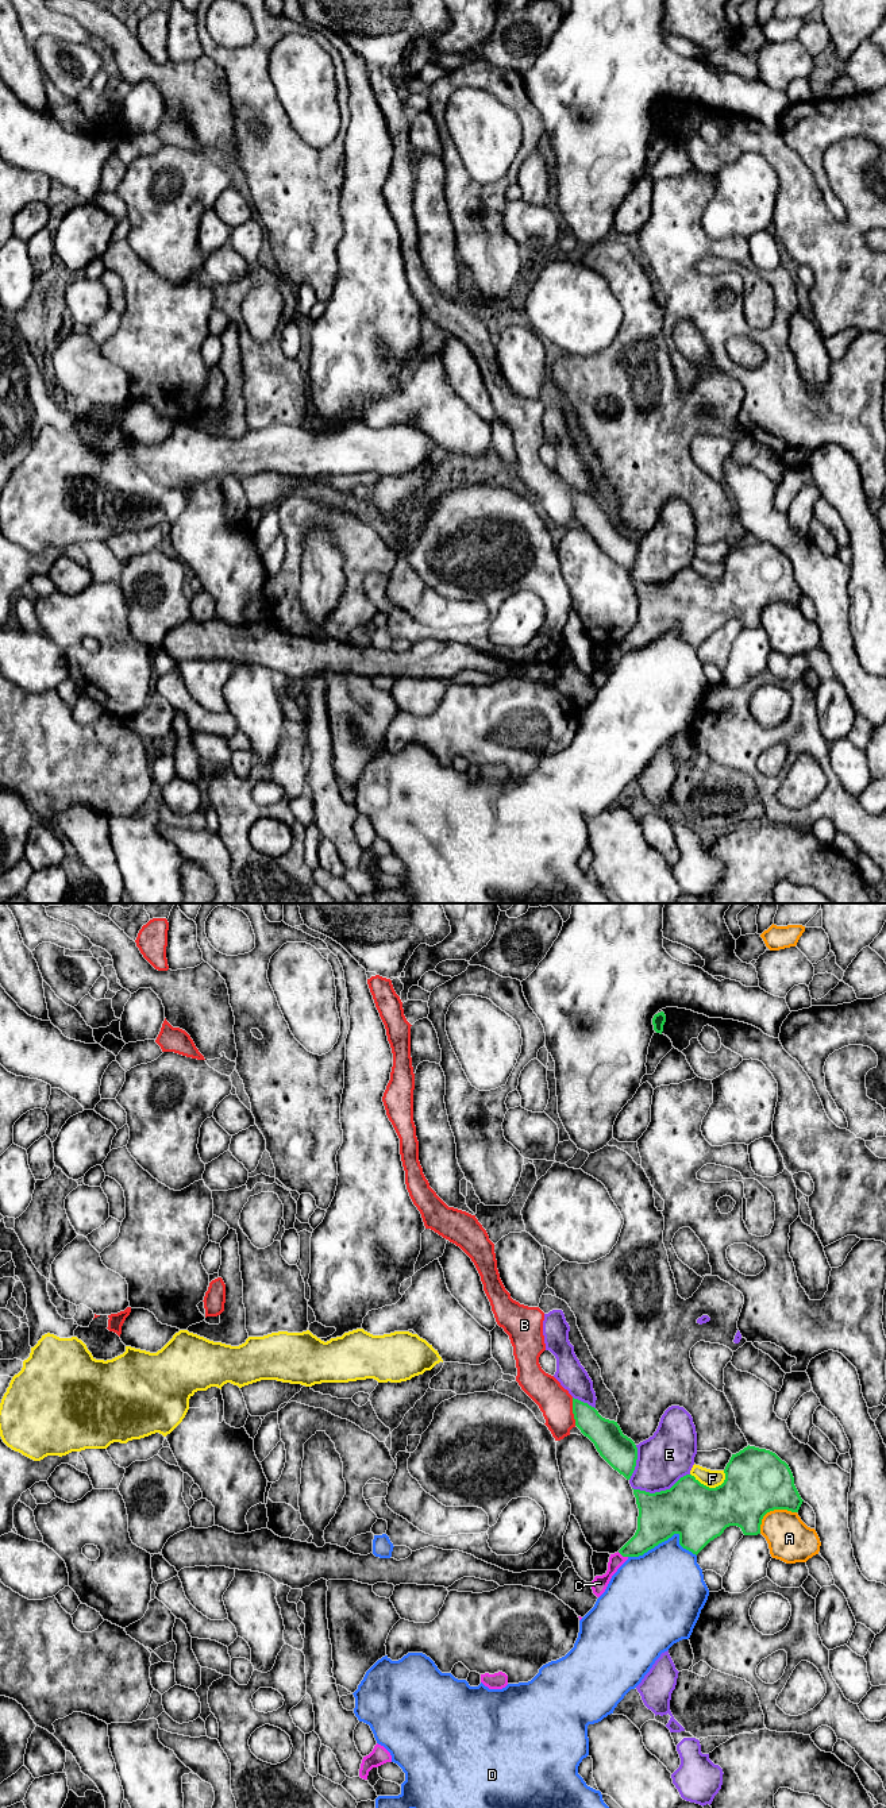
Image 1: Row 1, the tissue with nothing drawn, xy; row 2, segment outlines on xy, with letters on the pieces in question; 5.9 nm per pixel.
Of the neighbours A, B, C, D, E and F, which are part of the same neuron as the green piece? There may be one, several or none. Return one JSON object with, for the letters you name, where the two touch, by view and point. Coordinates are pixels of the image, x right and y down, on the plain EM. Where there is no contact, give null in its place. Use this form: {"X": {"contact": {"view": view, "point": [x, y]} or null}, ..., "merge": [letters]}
{"C": {"contact": {"view": "xy", "point": [623, 648]}}, "merge": ["C"]}

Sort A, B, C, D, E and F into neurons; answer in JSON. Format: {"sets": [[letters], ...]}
{"sets": [["A"], ["B"], ["C"], ["D"], ["E"], ["F"]]}

